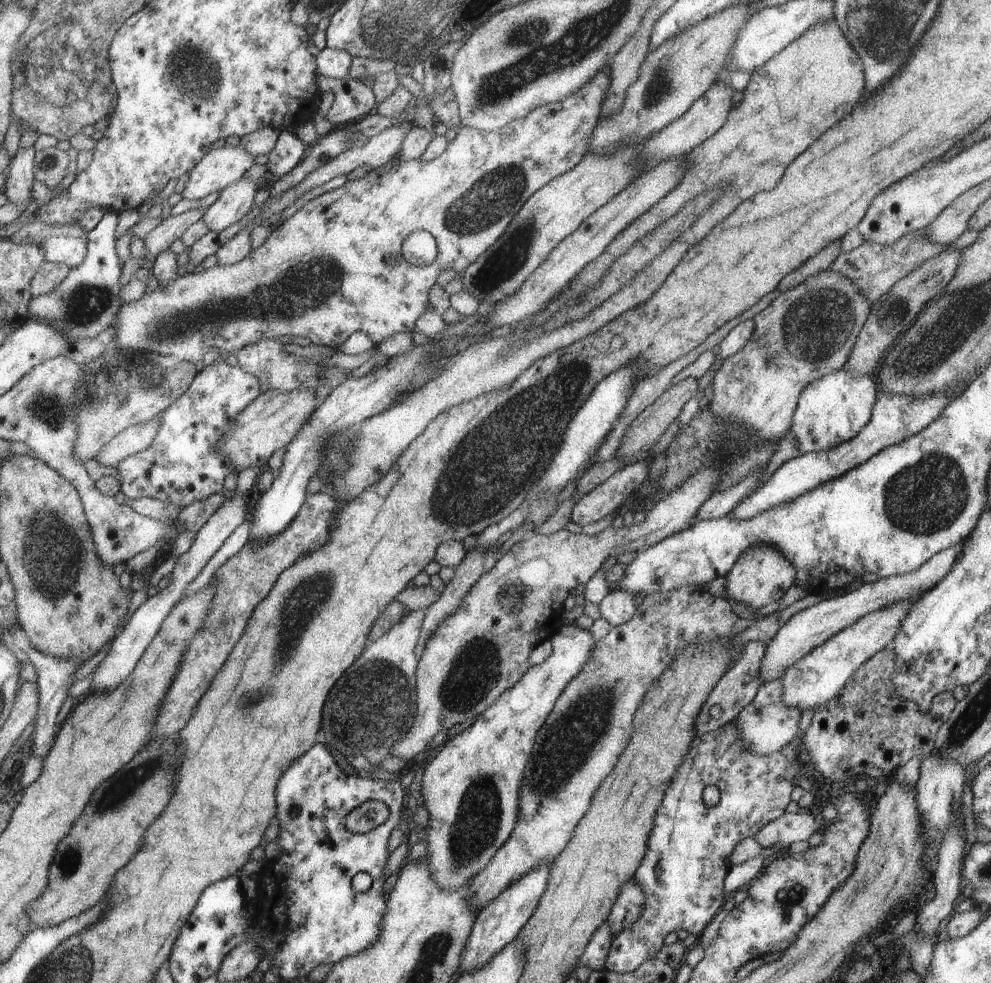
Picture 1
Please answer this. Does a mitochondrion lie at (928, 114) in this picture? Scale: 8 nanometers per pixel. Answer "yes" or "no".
no

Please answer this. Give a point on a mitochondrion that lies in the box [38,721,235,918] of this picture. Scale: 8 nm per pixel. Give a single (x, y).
(112, 797)

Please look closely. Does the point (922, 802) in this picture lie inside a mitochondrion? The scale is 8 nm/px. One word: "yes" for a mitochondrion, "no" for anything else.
no

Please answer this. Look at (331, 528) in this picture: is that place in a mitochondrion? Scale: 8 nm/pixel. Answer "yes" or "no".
no

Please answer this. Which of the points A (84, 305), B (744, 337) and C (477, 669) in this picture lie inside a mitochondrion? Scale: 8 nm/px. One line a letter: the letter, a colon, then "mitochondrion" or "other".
A: mitochondrion
B: other
C: mitochondrion

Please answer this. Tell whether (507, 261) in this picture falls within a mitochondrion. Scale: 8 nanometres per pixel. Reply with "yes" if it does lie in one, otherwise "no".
yes

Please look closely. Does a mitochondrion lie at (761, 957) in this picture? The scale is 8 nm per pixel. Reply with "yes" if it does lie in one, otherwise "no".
no

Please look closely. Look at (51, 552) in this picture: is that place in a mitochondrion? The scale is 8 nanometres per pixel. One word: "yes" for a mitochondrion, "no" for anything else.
yes

